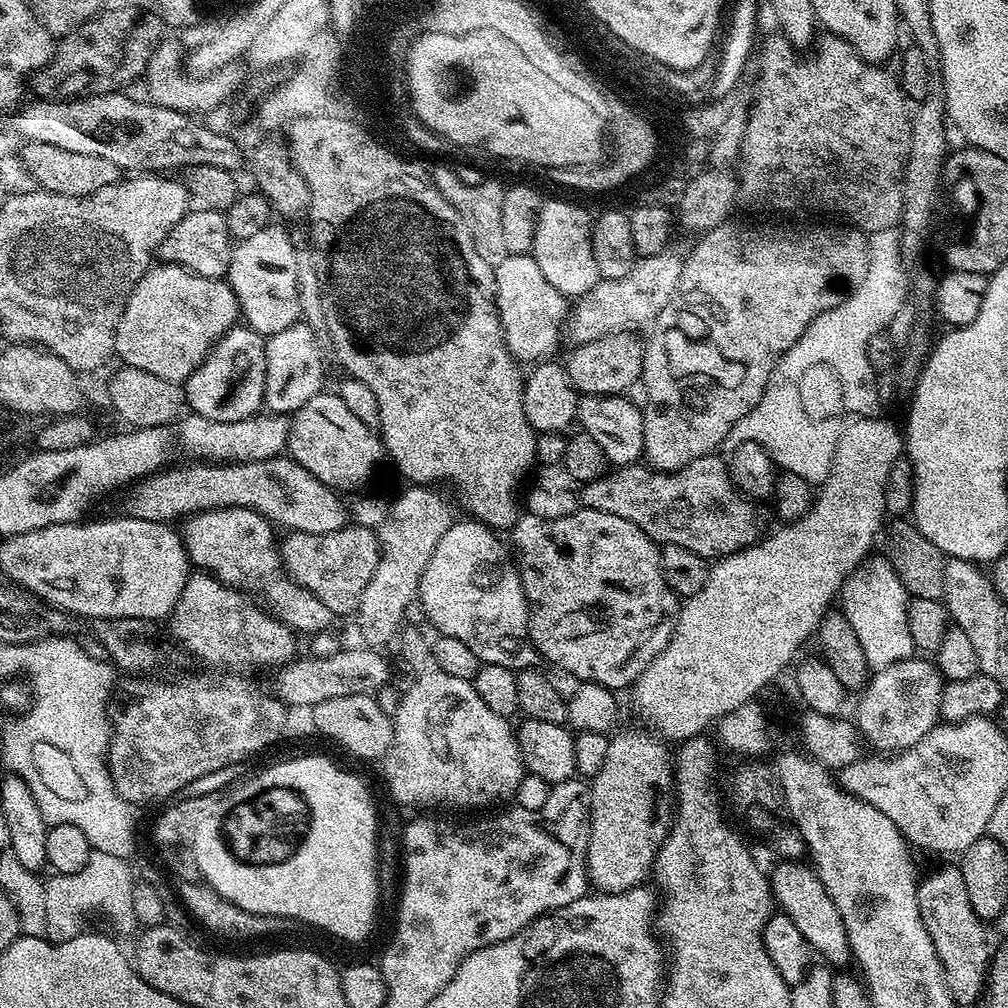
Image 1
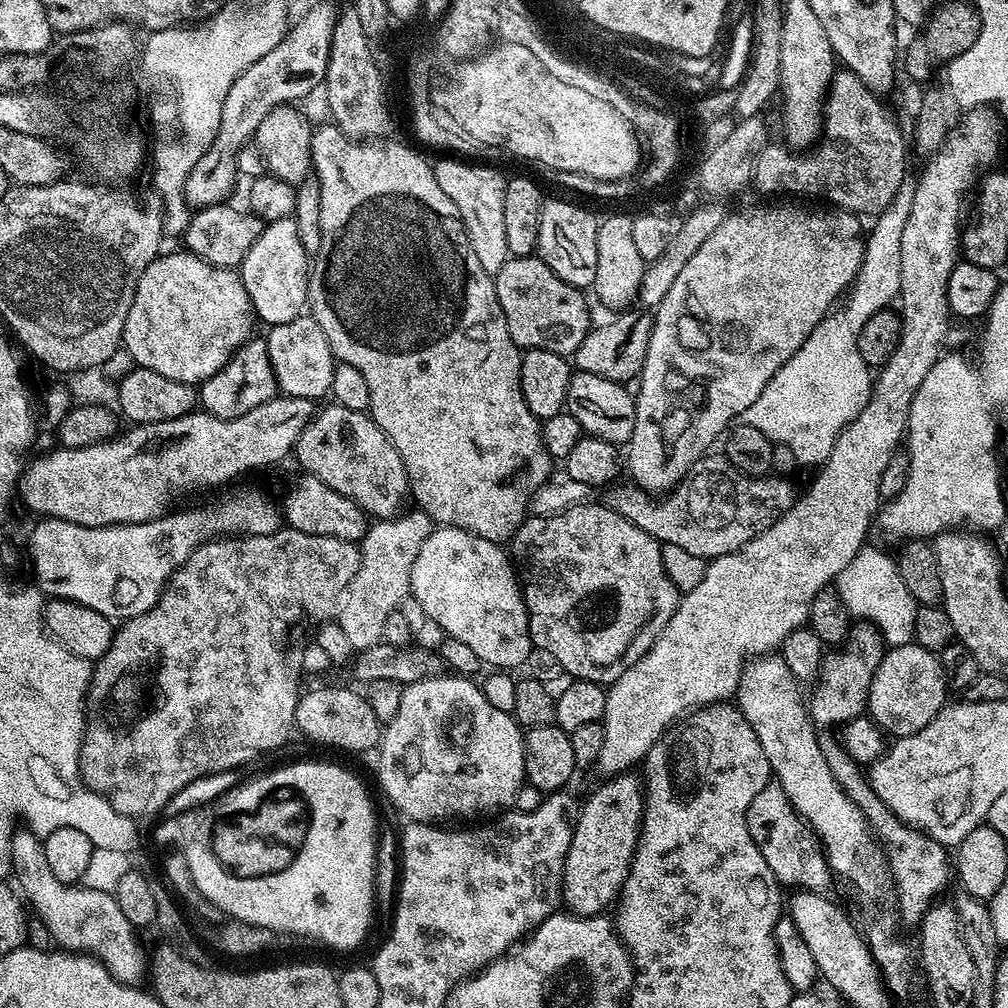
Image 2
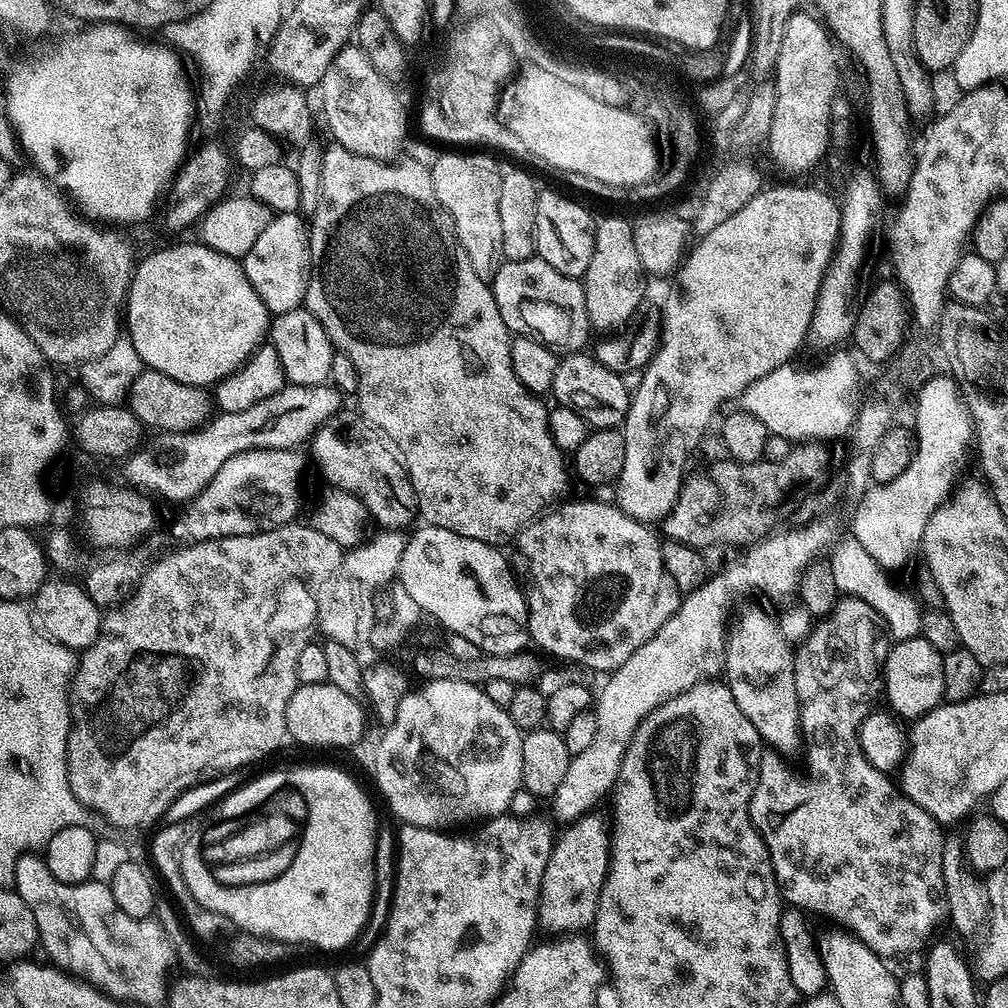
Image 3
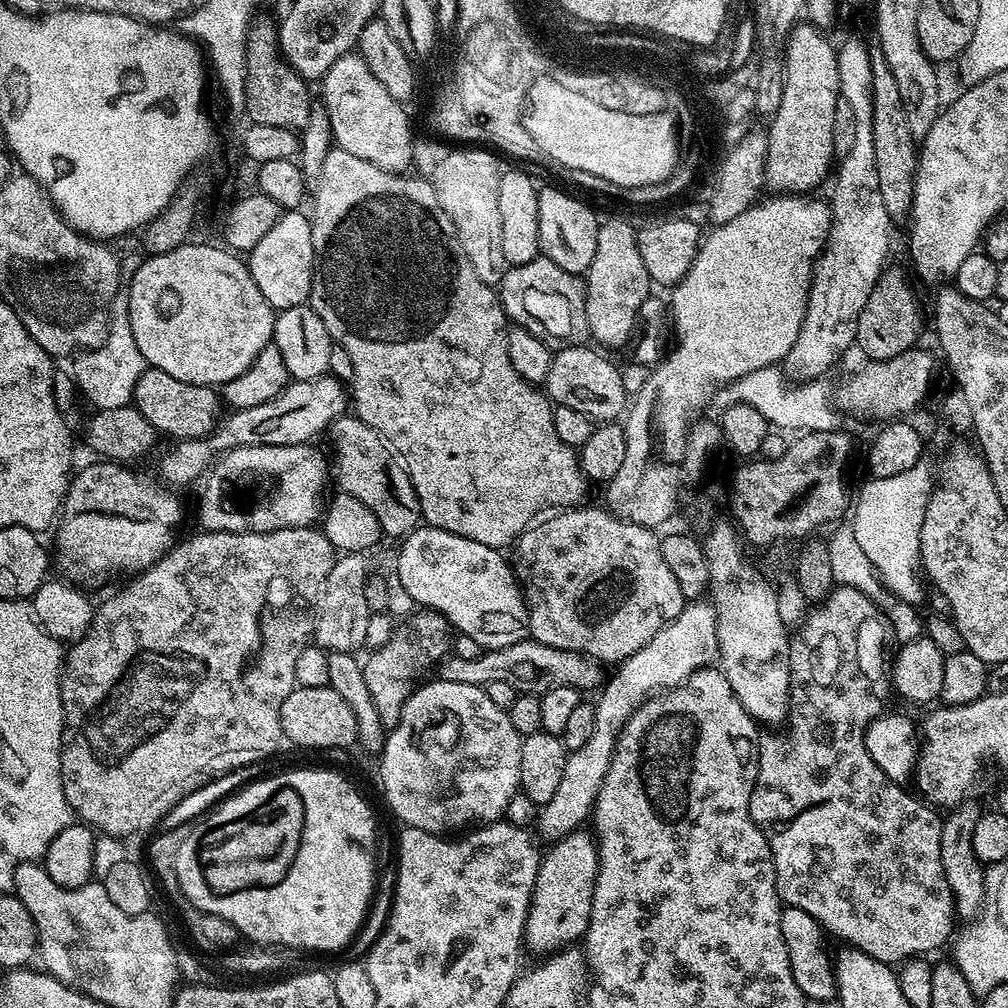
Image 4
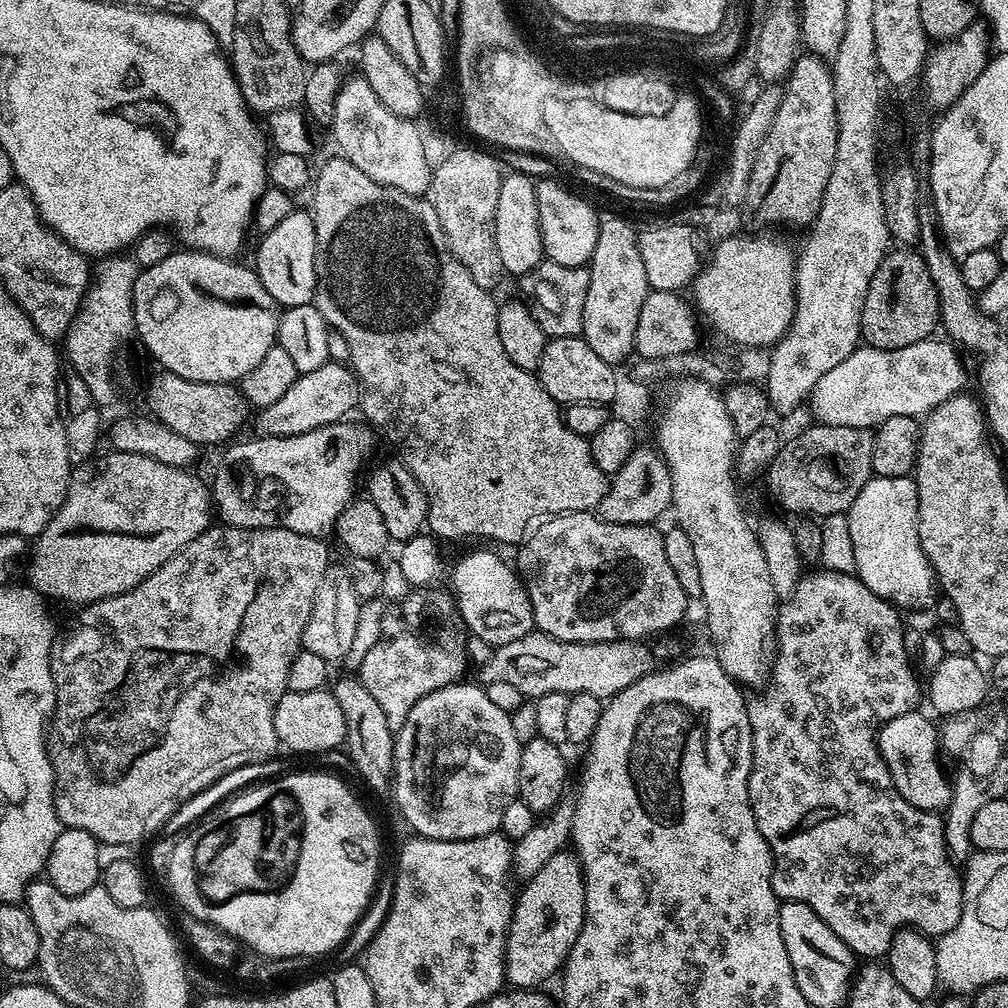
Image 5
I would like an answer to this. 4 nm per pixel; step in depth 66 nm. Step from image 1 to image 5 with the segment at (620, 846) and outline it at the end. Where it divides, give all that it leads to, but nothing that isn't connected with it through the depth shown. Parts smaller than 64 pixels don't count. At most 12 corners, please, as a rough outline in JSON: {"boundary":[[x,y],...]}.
{"boundary":[[562,850],[515,897],[504,975],[536,990],[584,925],[584,873]]}

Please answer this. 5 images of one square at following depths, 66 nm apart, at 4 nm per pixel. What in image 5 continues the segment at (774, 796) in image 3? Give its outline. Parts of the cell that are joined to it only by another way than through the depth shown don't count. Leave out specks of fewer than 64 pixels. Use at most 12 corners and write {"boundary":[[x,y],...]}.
{"boundary":[[801,575],[747,701],[772,889],[857,957],[964,909],[880,729],[901,613]]}

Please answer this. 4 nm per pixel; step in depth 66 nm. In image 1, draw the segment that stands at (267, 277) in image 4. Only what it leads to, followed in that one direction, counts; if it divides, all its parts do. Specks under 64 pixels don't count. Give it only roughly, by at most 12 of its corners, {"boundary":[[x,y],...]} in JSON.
{"boundary":[[276,227],[236,244],[226,277],[265,338],[301,319],[298,249]]}

